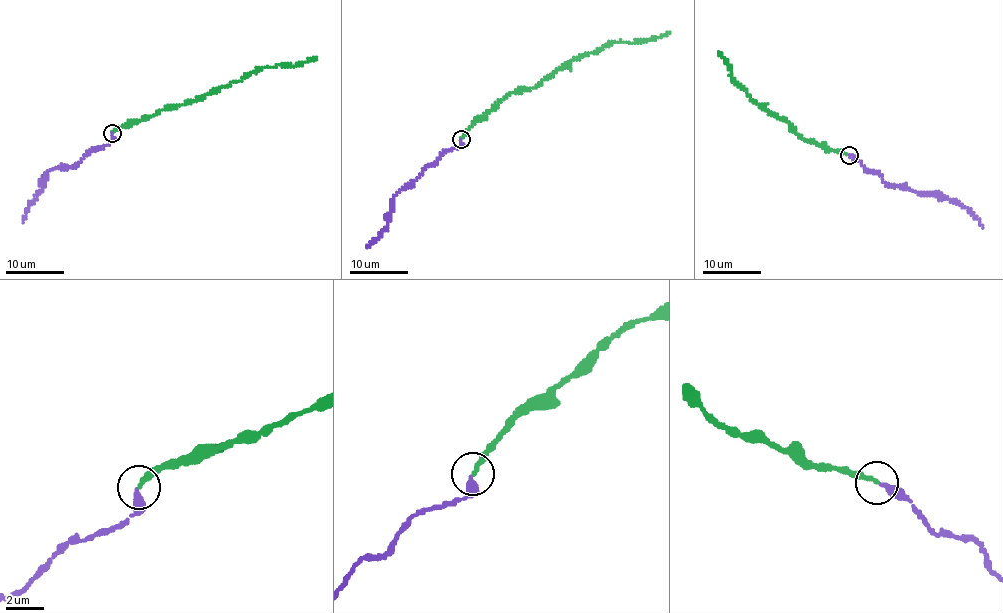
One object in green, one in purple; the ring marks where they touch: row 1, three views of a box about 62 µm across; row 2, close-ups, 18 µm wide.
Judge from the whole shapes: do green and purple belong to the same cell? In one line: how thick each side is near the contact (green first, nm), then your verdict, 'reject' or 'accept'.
calibres 280 and 320 nm; accept

